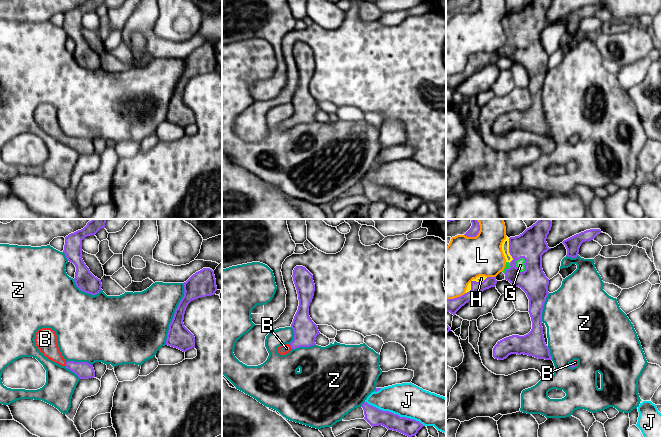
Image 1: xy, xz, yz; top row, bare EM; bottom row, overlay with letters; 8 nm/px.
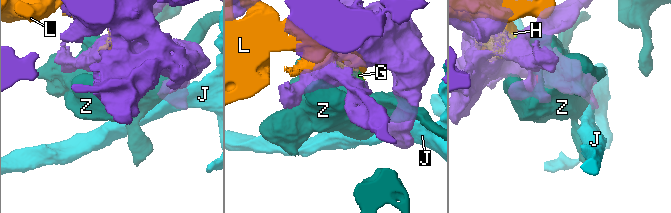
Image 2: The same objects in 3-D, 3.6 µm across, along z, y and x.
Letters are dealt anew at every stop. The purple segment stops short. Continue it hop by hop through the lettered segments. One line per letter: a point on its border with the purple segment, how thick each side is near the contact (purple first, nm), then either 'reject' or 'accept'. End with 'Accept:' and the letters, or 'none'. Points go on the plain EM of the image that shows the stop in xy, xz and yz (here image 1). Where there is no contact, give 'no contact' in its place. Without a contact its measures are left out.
B: xz (290, 121) | 190/80 nm | accept
G: yz (524, 40) | 240/70 nm | accept
H: yz (509, 26) | 240/60 nm | accept
J: xz (393, 189) | 140/280 nm | reject
L: yz (491, 53) | 100/340 nm | reject
Z: xy (174, 90) | 180/420 nm | reject
Accept: B, G, H

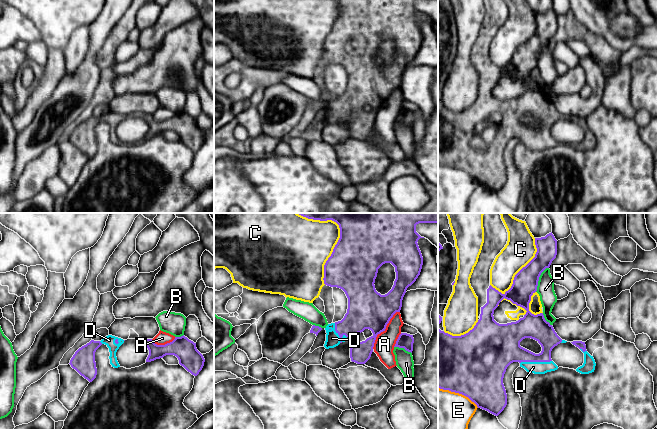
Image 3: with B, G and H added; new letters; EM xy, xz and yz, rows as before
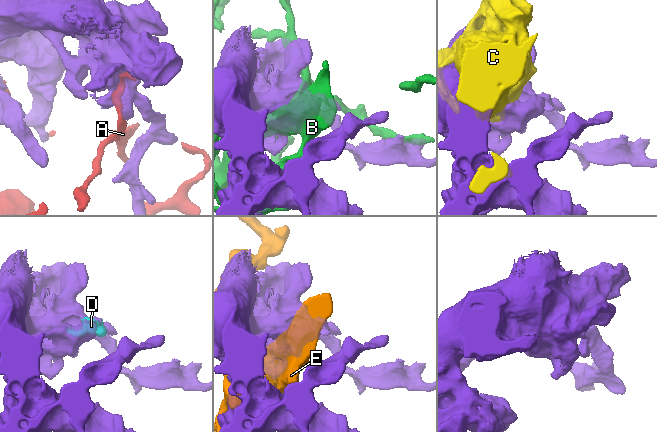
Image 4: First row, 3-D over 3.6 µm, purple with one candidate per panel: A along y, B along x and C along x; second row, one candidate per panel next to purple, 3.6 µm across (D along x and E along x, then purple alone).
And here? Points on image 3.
A: xz (384, 105) | 320/160 nm | reject
B: yz (538, 55) | 200/140 nm | reject
C: yz (519, 47) | 200/240 nm | reject
D: yz (535, 137) | 220/100 nm | accept
E: yz (458, 168) | 500/460 nm | reject
Accept: D

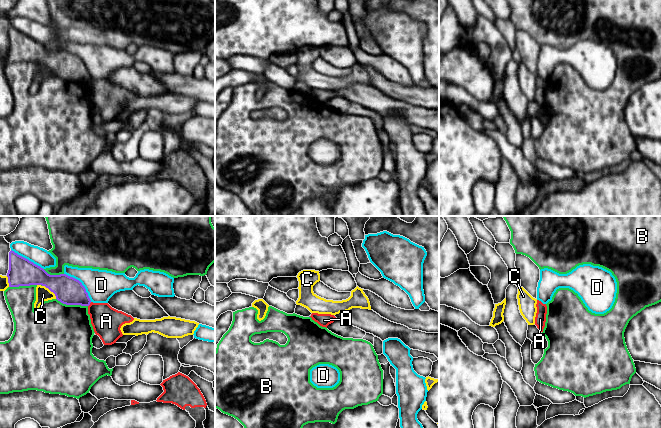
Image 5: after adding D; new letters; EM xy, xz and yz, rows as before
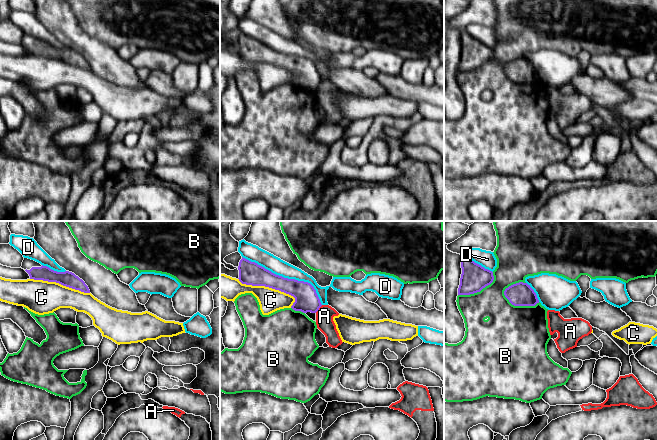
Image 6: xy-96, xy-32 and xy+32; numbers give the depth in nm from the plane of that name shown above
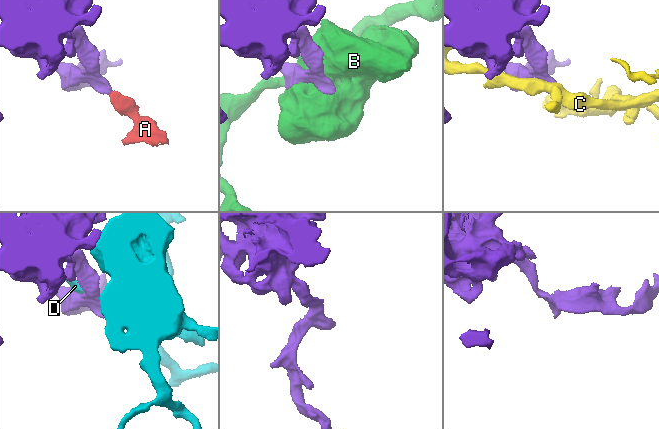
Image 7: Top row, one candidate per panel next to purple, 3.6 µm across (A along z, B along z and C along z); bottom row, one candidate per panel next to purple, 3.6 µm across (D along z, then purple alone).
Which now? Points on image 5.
A: xy (89, 80) | 220/240 nm | reject
B: xy (72, 80) | 220/480 nm | reject
C: xy (50, 66) | 220/110 nm | reject
D: xy (81, 60) | 220/240 nm | reject
Accept: none

